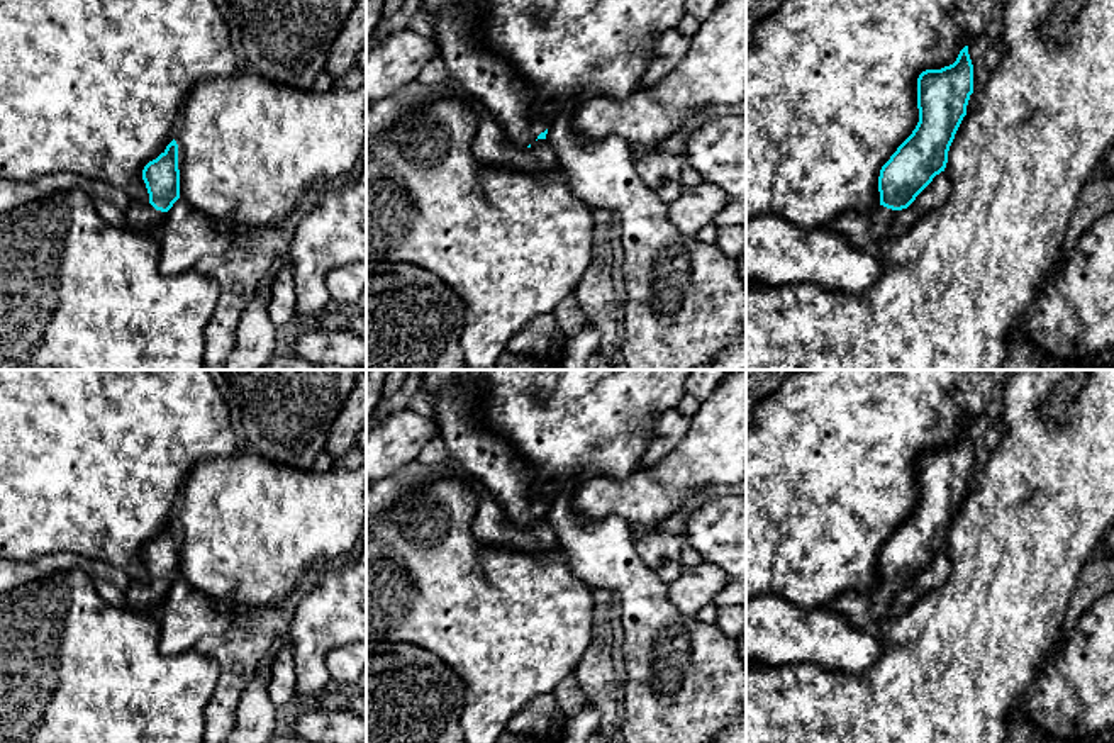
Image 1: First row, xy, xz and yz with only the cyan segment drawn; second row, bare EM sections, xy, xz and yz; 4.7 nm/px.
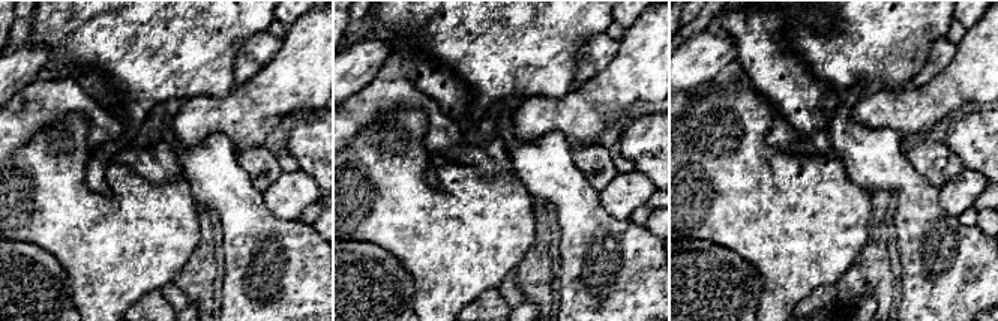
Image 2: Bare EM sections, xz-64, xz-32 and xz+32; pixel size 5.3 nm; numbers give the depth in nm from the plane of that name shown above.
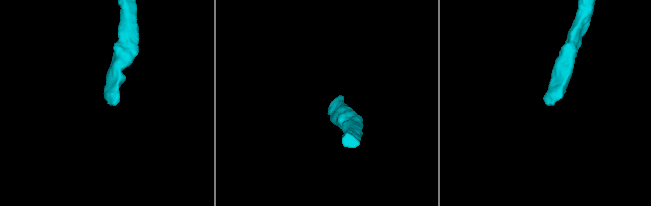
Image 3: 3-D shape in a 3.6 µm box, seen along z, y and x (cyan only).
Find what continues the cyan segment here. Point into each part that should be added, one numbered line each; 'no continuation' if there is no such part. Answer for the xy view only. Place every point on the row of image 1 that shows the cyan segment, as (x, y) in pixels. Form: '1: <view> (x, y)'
1: xy (144, 217)

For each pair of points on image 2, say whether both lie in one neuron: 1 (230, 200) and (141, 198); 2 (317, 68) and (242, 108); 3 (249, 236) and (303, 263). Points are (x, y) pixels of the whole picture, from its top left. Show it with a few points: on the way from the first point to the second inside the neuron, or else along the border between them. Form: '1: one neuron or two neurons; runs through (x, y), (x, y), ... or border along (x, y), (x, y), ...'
1: two neurons; border along (185, 179), (192, 197), (198, 203)
2: one neuron; runs through (299, 77), (260, 104)
3: one neuron; runs through (263, 248), (278, 263), (290, 263)

